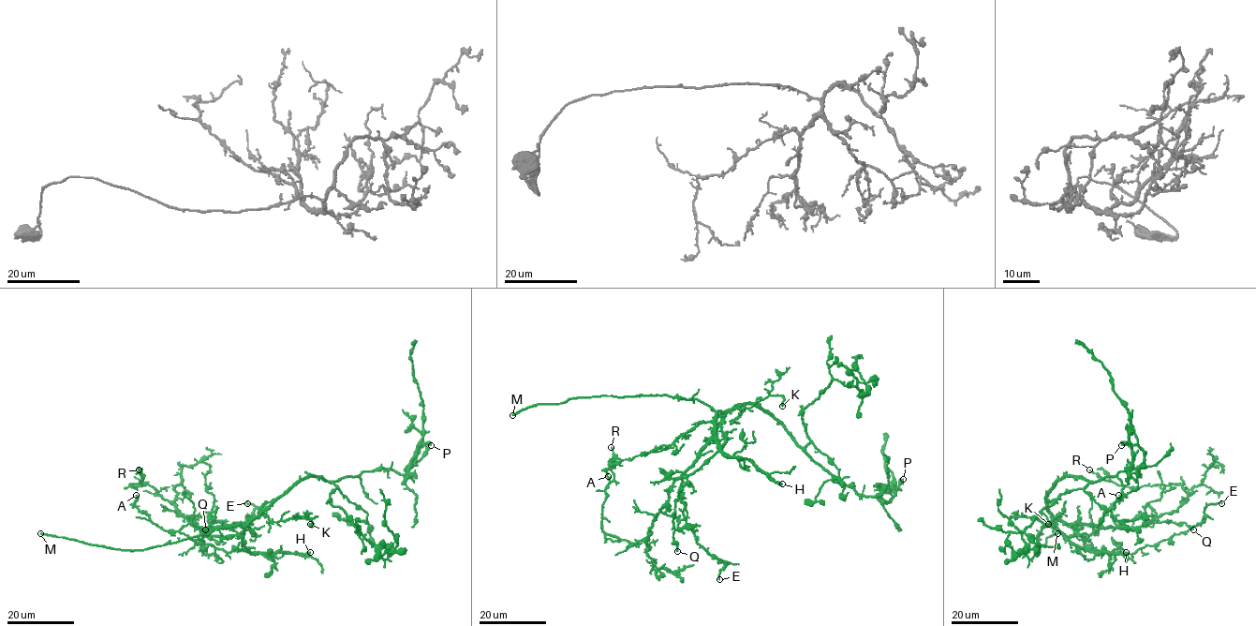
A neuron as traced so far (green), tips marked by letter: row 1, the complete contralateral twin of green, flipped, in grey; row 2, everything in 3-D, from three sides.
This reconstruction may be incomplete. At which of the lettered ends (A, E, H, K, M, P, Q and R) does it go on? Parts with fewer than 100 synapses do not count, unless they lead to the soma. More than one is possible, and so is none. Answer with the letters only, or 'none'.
H, M

